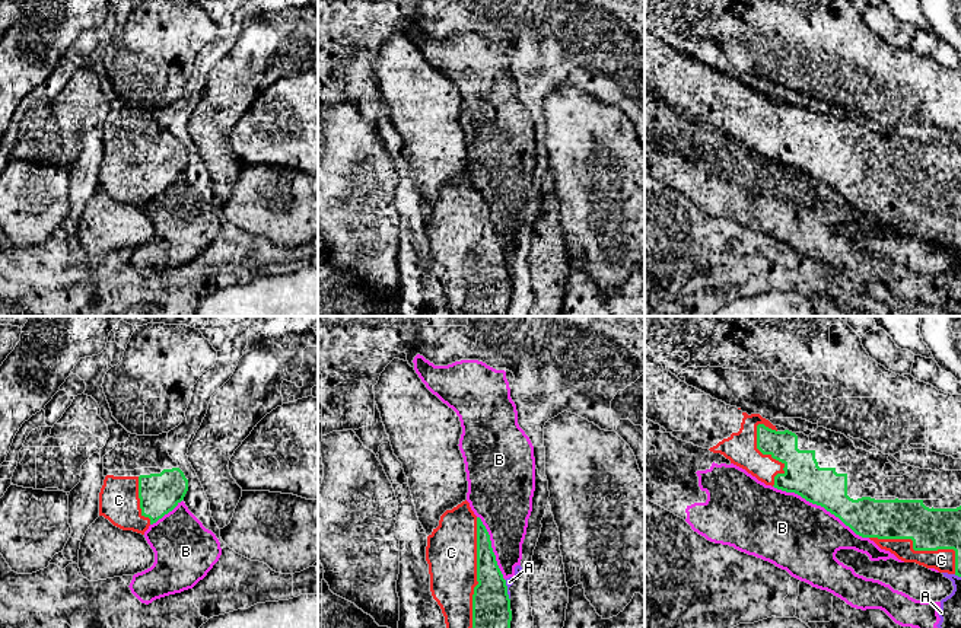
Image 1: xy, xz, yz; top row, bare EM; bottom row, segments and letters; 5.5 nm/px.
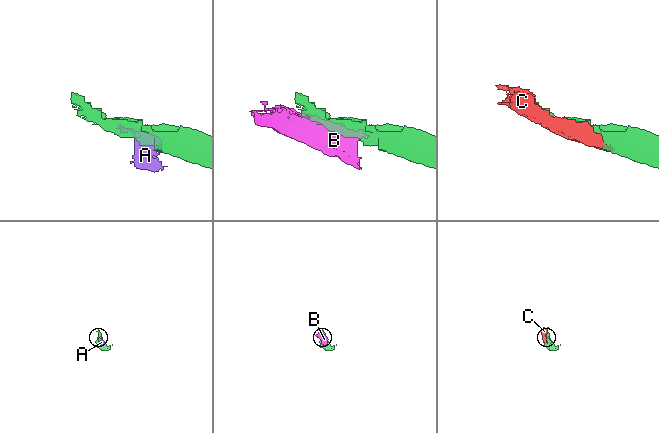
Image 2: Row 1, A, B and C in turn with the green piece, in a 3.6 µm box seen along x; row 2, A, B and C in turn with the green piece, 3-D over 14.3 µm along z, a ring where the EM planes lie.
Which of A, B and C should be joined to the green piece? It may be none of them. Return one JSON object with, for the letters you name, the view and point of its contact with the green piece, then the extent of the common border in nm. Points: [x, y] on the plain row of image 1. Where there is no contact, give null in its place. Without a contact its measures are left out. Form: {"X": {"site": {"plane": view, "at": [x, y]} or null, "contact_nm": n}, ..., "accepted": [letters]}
{"C": {"site": {"plane": "xz", "at": [479, 257]}, "contact_nm": 700}, "accepted": ["C"]}

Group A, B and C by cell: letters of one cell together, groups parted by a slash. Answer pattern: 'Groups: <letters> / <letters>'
Groups: A B / C

